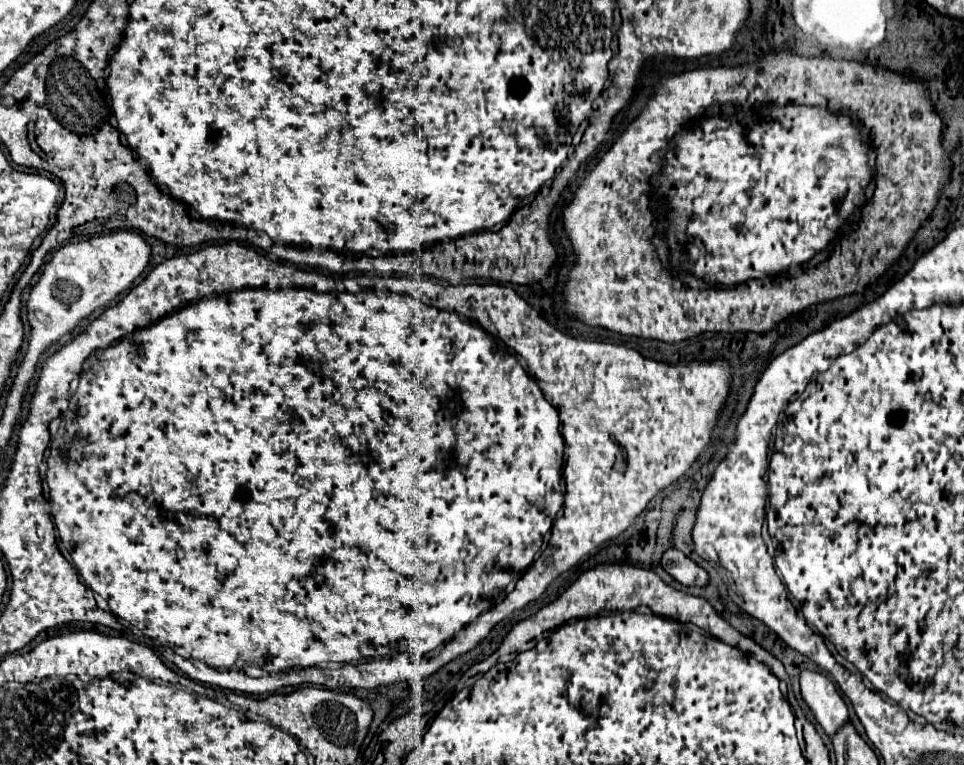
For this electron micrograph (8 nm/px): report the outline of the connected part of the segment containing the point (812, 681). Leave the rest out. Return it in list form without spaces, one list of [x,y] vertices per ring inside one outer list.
[[[803,671],[801,695],[811,713],[815,715],[817,723],[825,729],[829,737],[833,737],[839,731],[839,727],[843,727],[849,721],[845,701],[841,699],[833,681],[827,679],[825,675]]]

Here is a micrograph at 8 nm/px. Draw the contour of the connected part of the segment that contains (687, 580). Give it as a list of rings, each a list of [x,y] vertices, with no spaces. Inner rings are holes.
[[[679,549],[665,551],[663,559],[661,559],[661,565],[681,585],[705,587],[709,583],[709,573],[703,567],[699,567],[695,561],[691,561],[689,557],[685,557]]]

